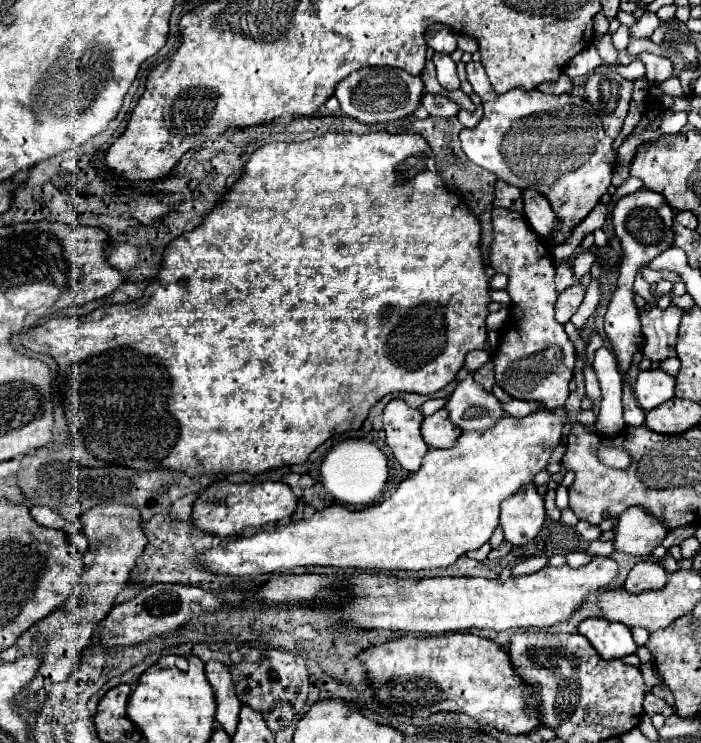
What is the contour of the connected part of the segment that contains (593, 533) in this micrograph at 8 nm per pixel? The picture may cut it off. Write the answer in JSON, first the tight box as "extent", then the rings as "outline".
{"extent":[576,520,602,542],"outline":[[[580,520],[580,522],[576,524],[576,530],[578,530],[578,534],[580,534],[584,540],[588,540],[588,542],[598,540],[598,538],[602,536],[600,526],[592,526],[592,524],[588,524],[586,520]]]}

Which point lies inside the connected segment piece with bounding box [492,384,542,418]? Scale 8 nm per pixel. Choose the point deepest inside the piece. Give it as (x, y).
(517, 408)

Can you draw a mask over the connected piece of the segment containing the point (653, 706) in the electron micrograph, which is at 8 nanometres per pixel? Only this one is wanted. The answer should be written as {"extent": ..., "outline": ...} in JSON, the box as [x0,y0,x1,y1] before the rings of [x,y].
{"extent":[644,694,674,716],"outline":[[[646,694],[646,700],[644,700],[644,712],[648,716],[654,716],[654,714],[664,714],[664,716],[670,716],[674,710],[660,698],[656,698],[654,694]]]}

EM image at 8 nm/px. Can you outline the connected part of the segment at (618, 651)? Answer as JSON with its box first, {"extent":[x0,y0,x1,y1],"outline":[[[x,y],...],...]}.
{"extent":[578,618,638,658],"outline":[[[588,618],[580,622],[578,632],[590,640],[590,644],[600,652],[602,658],[624,658],[638,650],[632,640],[630,628],[624,624],[608,622],[604,618]]]}

